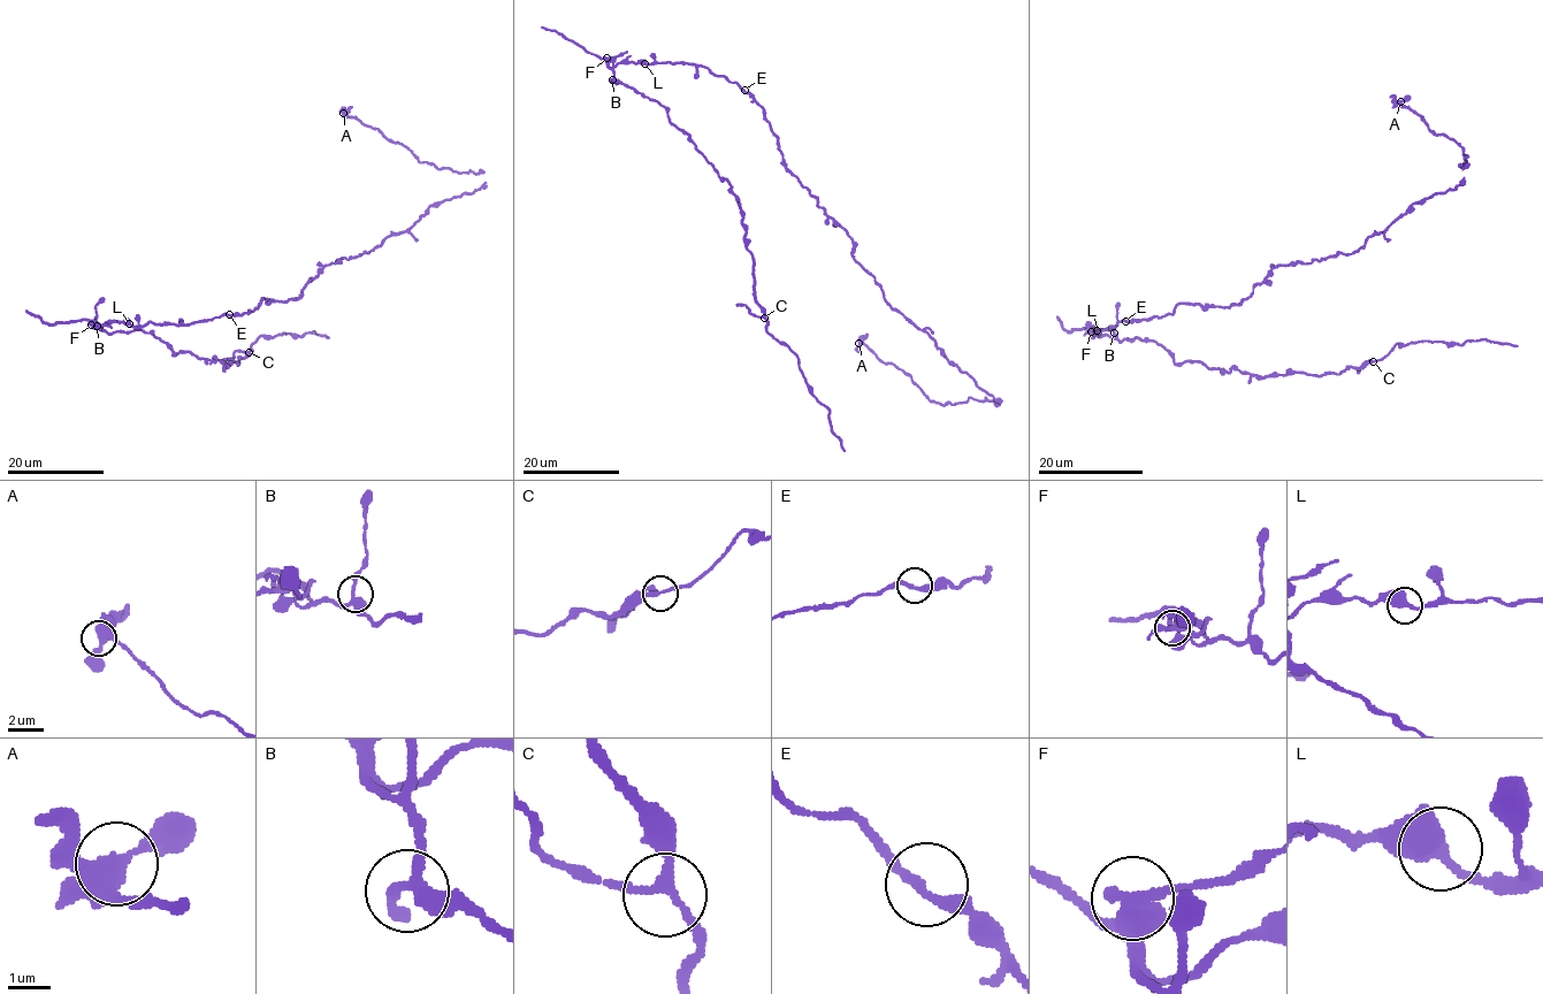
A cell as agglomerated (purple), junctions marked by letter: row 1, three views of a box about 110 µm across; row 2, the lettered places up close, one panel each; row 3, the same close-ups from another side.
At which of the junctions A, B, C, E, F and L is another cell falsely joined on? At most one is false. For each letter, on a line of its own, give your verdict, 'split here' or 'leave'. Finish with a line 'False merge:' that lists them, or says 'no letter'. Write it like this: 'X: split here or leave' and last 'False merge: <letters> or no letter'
A: leave
B: leave
C: leave
E: leave
F: split here
L: leave
False merge: F

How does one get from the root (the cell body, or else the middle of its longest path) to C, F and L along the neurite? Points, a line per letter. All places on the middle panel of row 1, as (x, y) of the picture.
C: (745, 91), (687, 62), (620, 61), (612, 69), (616, 79), (658, 101), (731, 186), (764, 318)
F: (745, 91), (736, 83), (715, 76), (702, 66), (667, 61), (620, 61), (615, 65), (608, 58)
L: (745, 91), (736, 83), (715, 76), (702, 66), (667, 61), (644, 63)

